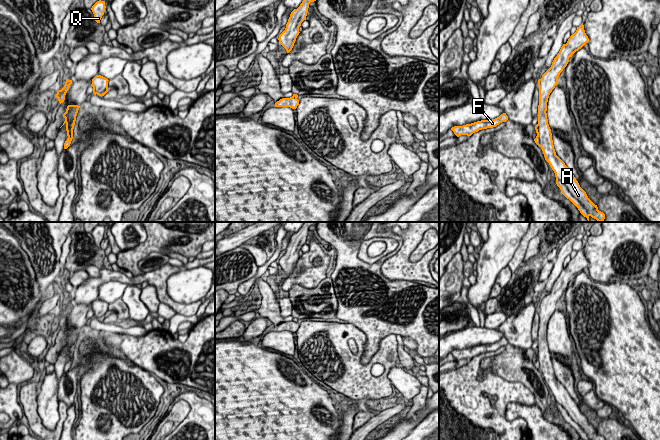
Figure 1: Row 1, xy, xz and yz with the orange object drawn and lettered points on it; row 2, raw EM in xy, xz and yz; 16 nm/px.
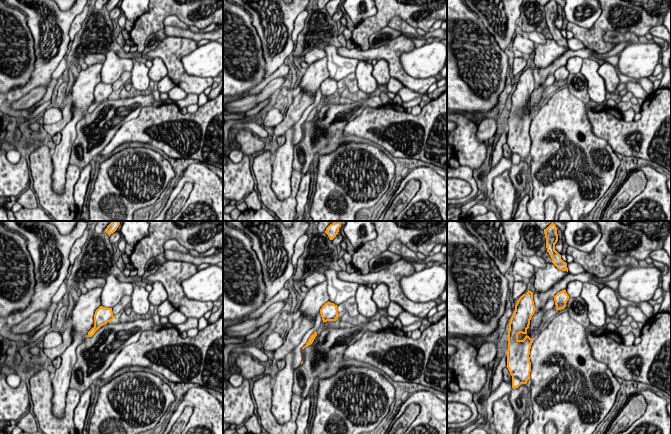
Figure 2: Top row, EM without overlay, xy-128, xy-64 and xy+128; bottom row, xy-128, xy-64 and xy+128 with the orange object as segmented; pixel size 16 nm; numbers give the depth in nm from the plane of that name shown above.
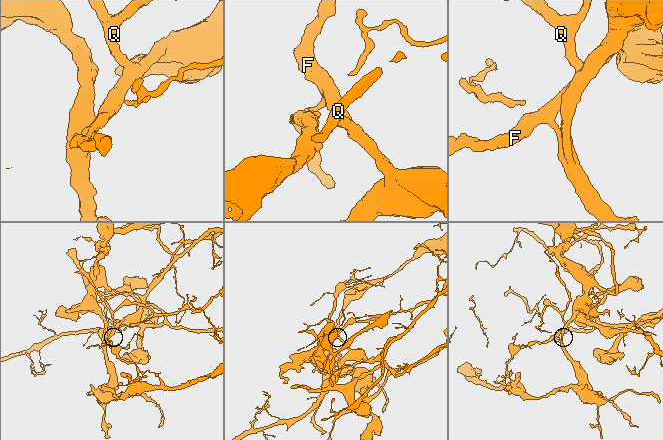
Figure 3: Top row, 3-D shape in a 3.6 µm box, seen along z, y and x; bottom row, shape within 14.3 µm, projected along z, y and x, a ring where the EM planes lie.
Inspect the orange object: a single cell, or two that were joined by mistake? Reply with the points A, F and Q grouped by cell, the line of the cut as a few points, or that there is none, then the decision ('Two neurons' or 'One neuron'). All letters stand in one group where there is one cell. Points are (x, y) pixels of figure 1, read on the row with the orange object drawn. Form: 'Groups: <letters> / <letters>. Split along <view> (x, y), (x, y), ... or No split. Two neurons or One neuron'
Groups: A / F Q. Split along yz (537, 124), (537, 136), (540, 146). Two neurons

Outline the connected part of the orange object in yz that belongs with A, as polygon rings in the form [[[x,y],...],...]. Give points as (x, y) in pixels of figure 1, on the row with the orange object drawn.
[[[582,23],[577,27],[576,32],[570,36],[567,43],[563,44],[559,53],[554,58],[551,67],[542,75],[542,78],[538,80],[538,137],[545,160],[555,173],[556,184],[560,188],[561,194],[569,199],[588,221],[591,216],[598,222],[603,222],[605,214],[599,211],[597,205],[588,198],[586,192],[580,187],[574,175],[556,155],[546,113],[549,95],[558,84],[560,73],[567,66],[569,58],[588,42],[589,38],[585,33]]]

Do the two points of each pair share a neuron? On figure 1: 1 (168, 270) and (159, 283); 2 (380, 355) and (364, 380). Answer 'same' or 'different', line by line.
1: same
2: same

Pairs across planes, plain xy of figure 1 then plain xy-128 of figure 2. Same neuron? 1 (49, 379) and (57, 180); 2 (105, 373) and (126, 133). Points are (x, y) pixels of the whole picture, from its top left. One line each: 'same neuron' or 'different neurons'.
1: same neuron
2: different neurons

